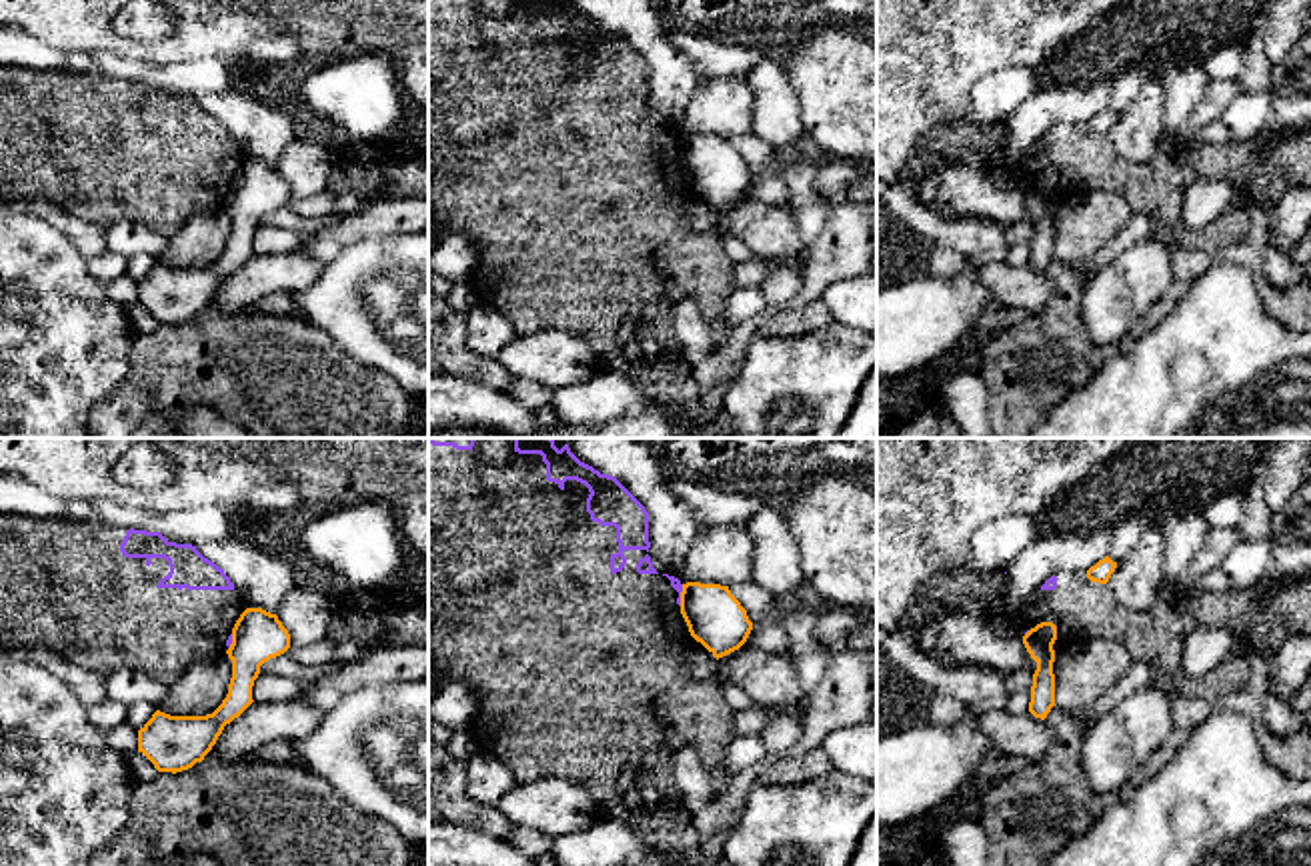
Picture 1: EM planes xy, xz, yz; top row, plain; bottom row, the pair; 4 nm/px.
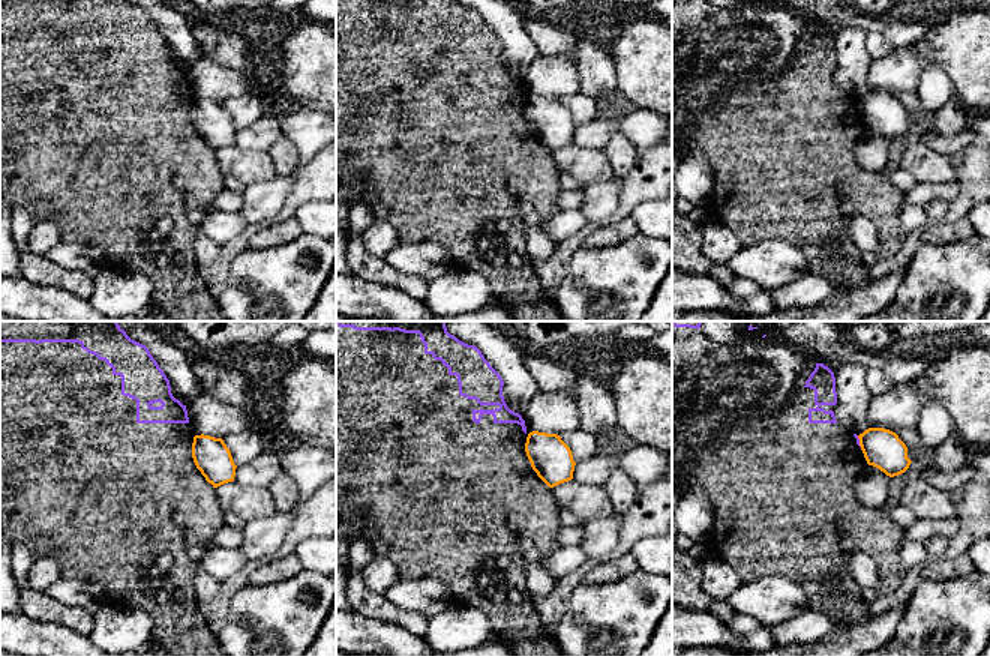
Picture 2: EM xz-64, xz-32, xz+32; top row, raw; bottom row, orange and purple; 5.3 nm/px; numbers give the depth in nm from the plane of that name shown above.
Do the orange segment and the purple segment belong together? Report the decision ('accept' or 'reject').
reject

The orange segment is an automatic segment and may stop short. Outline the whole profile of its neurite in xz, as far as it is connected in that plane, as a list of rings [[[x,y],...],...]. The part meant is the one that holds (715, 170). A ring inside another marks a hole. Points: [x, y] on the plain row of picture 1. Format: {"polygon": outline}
{"polygon": [[[683,136],[681,166],[691,188],[717,212],[739,202],[753,182],[747,162],[721,136]]]}

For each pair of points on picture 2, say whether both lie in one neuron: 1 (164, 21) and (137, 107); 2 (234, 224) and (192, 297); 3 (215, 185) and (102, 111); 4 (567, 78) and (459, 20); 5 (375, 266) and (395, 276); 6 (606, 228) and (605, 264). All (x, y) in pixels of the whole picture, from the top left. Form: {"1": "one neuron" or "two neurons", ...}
{"1": "two neurons", "2": "two neurons", "3": "one neuron", "4": "two neurons", "5": "one neuron", "6": "two neurons"}

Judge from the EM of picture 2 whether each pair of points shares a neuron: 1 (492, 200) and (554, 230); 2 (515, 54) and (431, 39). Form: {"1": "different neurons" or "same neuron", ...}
{"1": "different neurons", "2": "different neurons"}

